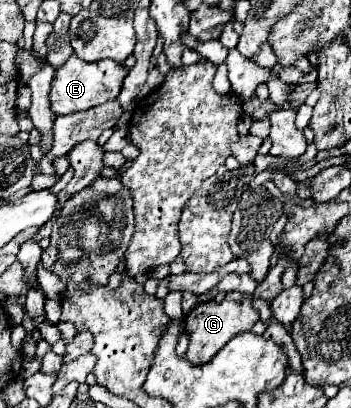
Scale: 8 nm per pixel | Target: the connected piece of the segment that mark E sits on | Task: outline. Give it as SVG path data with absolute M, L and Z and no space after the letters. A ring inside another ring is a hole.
M73 54L65 62L65 66L57 70L57 74L53 78L51 94L49 94L51 110L55 114L73 114L73 112L81 112L81 110L89 110L89 108L95 108L99 104L105 104L107 100L115 100L127 72L129 70L125 66L121 66L113 60L101 60L101 62L87 64Z

